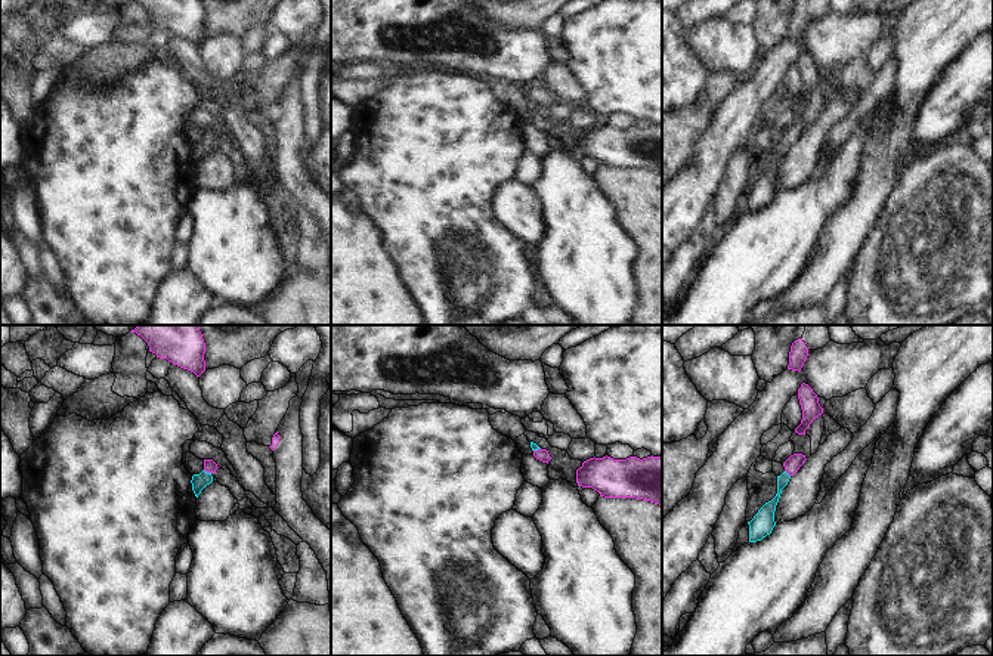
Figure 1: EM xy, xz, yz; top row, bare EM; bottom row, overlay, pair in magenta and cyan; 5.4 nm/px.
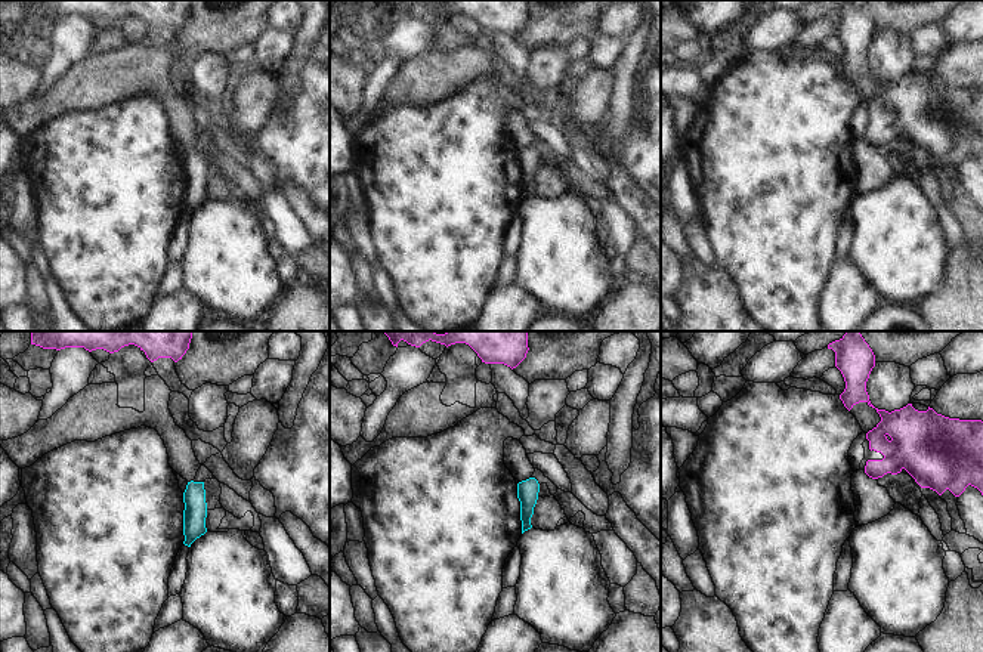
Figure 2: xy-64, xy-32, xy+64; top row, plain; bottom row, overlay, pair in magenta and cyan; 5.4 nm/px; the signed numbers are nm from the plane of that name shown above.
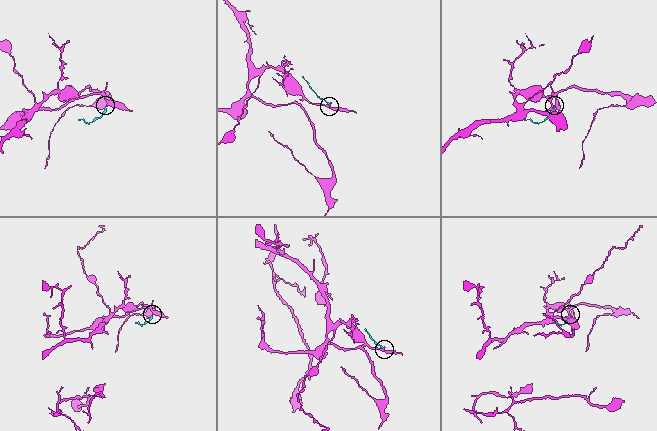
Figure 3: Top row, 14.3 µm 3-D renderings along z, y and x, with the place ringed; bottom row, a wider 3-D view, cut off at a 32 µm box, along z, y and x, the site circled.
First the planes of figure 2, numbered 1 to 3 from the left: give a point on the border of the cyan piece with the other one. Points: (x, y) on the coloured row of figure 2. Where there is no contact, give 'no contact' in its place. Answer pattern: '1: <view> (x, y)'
1: no contact
2: no contact
3: no contact

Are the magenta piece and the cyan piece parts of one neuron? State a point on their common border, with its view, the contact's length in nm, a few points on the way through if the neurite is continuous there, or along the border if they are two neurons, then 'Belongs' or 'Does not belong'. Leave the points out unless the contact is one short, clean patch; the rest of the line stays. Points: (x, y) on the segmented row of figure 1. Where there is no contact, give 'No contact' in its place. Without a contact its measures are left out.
Touches magenta at xy (207, 472). Shared border 50 nm. Path across: xy (210, 466), (207, 472), (200, 480). Belongs.

